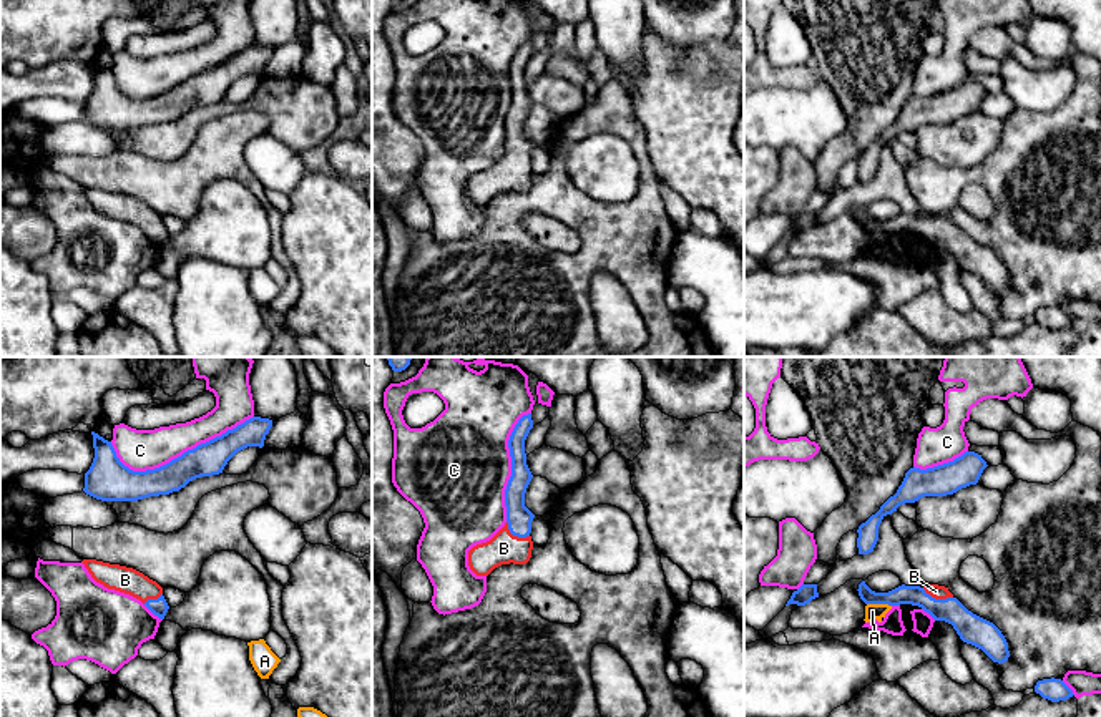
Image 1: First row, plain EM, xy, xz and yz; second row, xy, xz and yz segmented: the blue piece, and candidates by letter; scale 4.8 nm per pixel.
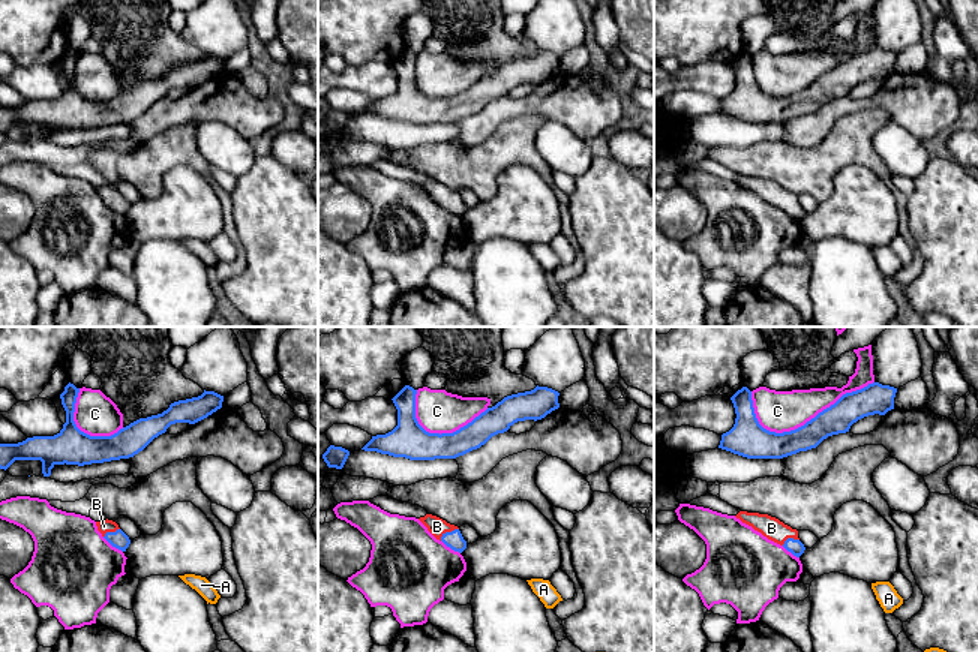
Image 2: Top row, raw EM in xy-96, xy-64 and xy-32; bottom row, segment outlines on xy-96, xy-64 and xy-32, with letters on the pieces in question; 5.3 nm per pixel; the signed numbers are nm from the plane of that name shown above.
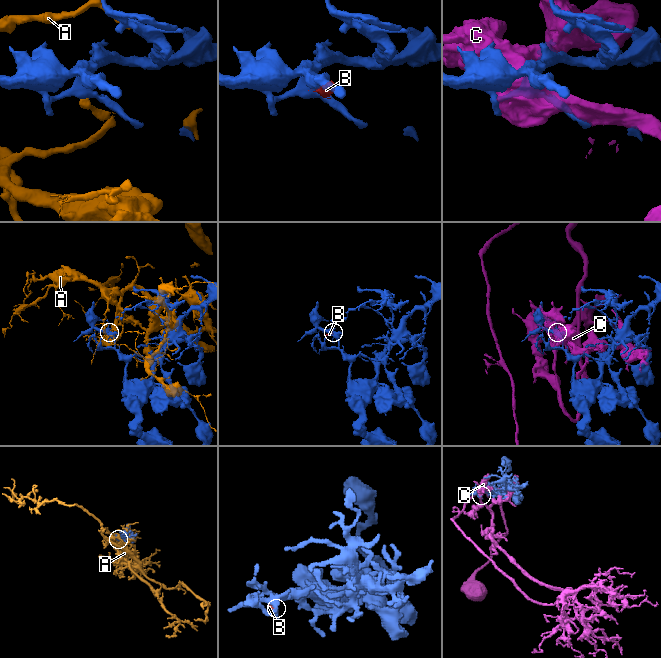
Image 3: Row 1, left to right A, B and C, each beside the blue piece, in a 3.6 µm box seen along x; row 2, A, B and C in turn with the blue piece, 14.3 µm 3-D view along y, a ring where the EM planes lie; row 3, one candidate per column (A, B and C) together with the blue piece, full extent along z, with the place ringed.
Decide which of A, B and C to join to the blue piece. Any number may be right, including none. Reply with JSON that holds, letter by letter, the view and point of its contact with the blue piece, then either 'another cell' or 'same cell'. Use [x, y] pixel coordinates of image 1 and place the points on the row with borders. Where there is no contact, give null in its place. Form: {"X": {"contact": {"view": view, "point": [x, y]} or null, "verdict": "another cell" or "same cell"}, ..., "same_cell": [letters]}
{"A": {"contact": {"view": "yz", "point": [879, 603]}, "verdict": "another cell"}, "B": {"contact": {"view": "yz", "point": [937, 599]}, "verdict": "same cell"}, "C": {"contact": {"view": "xy", "point": [178, 457]}, "verdict": "another cell"}, "same_cell": ["B"]}

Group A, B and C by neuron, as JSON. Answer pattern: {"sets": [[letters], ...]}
{"sets": [["A"], ["B"], ["C"]]}

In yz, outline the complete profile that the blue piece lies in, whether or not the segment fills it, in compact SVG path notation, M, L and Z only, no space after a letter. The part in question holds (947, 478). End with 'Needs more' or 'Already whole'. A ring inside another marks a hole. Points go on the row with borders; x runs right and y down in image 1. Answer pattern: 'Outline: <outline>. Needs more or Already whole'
Outline: M965 451L953 461L933 468L910 468L905 473L897 493L890 496L875 515L859 526L859 554L869 554L873 551L878 541L878 526L882 519L897 511L900 505L915 503L923 496L953 495L962 488L976 485L986 466L988 465L981 455L975 451Z. Already whole

